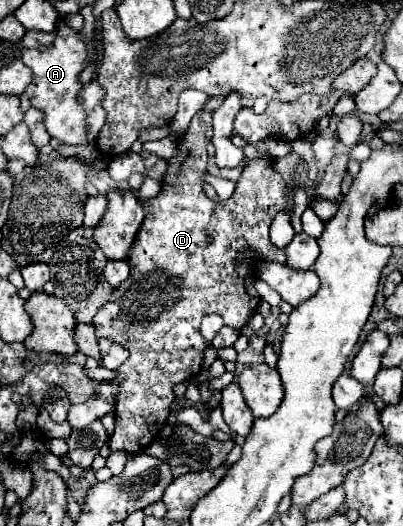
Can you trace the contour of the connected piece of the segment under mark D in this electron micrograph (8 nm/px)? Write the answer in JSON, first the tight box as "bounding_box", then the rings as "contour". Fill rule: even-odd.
{"bounding_box":[92,95,342,453],"contour":[[[300,95],[290,103],[272,101],[262,115],[242,109],[234,121],[234,129],[248,143],[256,145],[262,157],[244,167],[234,195],[222,203],[210,201],[202,189],[206,173],[206,129],[212,125],[212,113],[202,109],[194,115],[190,129],[178,141],[176,155],[168,161],[162,191],[144,201],[146,217],[126,257],[130,275],[112,291],[108,303],[100,307],[92,321],[96,337],[110,339],[130,351],[130,357],[116,369],[118,375],[110,381],[118,385],[118,421],[110,436],[112,451],[142,453],[166,425],[170,407],[176,401],[174,385],[202,371],[204,351],[208,347],[200,335],[204,315],[218,313],[226,325],[242,329],[256,313],[260,297],[254,289],[254,267],[250,267],[250,275],[242,275],[234,259],[238,251],[252,247],[264,261],[284,263],[284,251],[270,241],[268,229],[276,213],[290,207],[290,201],[284,197],[284,179],[272,169],[262,141],[266,137],[294,141],[302,137],[302,131],[306,137],[320,117],[332,113],[342,95]]]}

